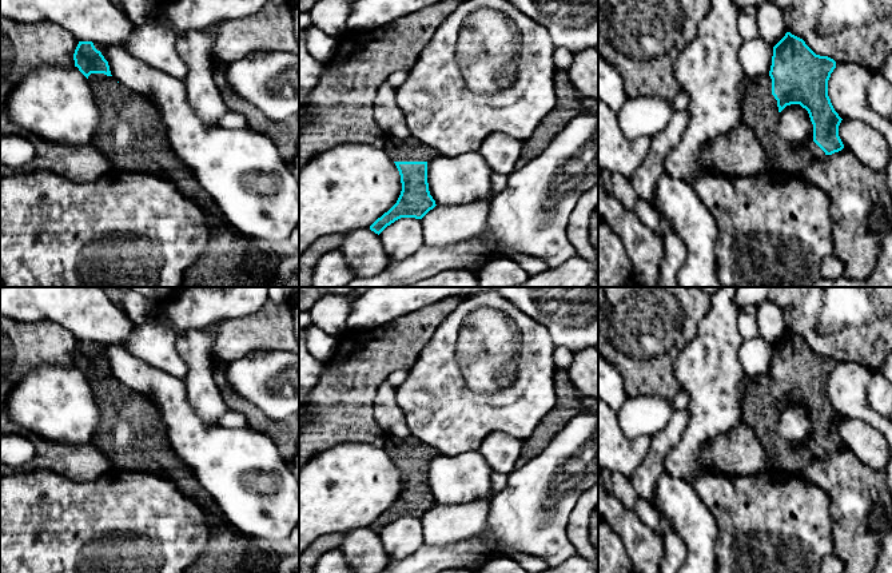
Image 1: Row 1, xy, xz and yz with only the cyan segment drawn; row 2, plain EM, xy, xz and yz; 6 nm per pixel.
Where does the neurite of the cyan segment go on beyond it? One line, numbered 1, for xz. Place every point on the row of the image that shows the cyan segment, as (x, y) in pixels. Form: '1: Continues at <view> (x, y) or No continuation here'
1: Continues at xz (410, 150)

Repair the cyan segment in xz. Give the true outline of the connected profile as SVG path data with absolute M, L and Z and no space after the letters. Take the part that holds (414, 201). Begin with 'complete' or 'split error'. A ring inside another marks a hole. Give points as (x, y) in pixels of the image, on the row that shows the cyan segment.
split error; M414 138L389 139L385 151L399 171L402 191L397 203L370 226L378 235L401 218L422 219L437 206L429 191L427 160L439 152Z

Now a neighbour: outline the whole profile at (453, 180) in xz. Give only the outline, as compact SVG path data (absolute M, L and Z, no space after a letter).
M479 152L438 155L427 160L429 191L437 206L491 200L491 174Z

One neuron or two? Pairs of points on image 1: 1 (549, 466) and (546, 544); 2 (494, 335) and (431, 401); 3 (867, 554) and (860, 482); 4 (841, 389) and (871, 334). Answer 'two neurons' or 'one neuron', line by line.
1: one neuron
2: one neuron
3: one neuron
4: two neurons

